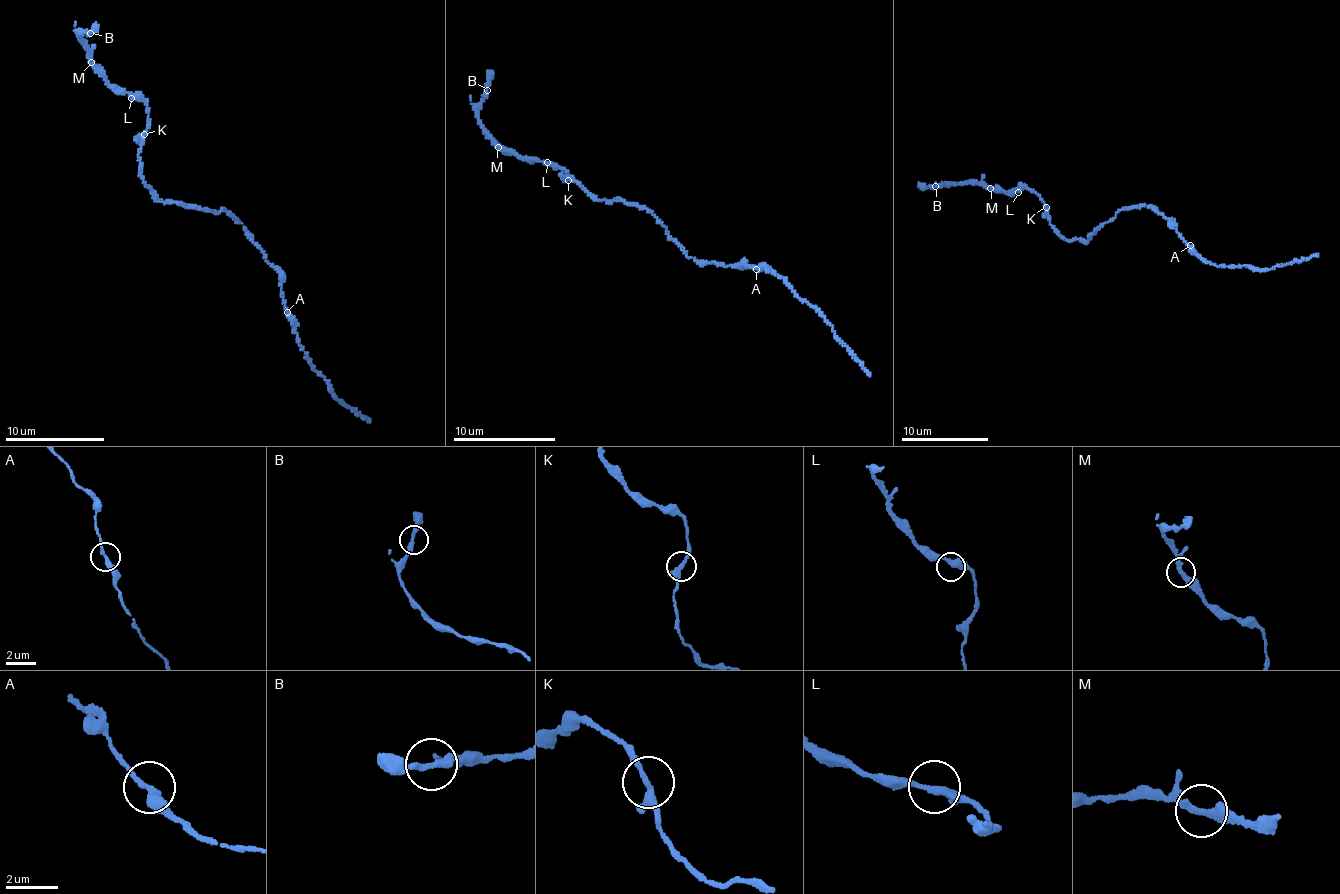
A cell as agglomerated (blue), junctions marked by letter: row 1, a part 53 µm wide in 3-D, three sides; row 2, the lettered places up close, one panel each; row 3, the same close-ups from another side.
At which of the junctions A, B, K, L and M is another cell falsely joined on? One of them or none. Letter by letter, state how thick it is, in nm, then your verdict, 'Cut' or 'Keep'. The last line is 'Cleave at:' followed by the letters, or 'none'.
A: Thickness 280 nm. Keep
B: Thickness 280 nm. Keep
K: Thickness 240 nm. Keep
L: Thickness 320 nm. Keep
M: Thickness 300 nm. Keep
Cleave at: none

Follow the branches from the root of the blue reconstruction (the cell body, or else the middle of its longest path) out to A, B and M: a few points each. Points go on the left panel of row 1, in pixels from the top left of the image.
A: (213, 212), (223, 209), (236, 217), (275, 268), (286, 312)
B: (213, 212), (159, 202), (147, 186), (138, 155), (149, 111), (143, 101), (112, 90), (79, 37), (90, 33)
M: (213, 212), (159, 202), (143, 180), (138, 155), (149, 111), (143, 101), (108, 87), (91, 62)

